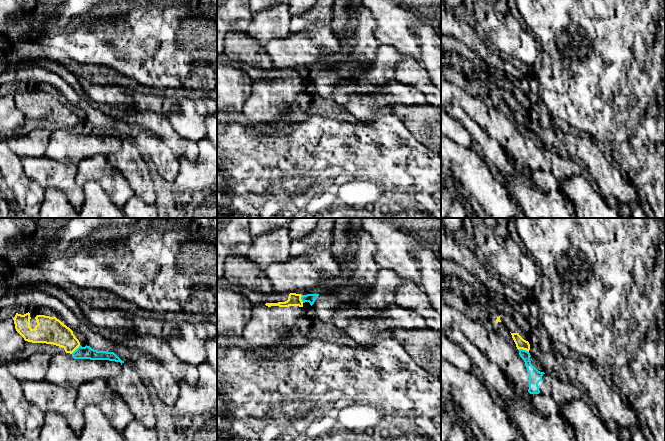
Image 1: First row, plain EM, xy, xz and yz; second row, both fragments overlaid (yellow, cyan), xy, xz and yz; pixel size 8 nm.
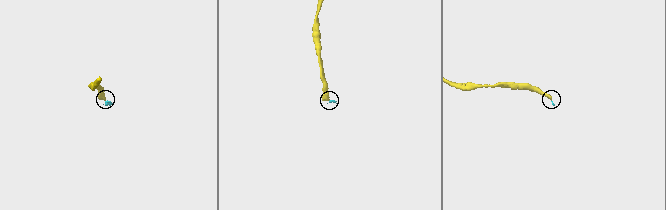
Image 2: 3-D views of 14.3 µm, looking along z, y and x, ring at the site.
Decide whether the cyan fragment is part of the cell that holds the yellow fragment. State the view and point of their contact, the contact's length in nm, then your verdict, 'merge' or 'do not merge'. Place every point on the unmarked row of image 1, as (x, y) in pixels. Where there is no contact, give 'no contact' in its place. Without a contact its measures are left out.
meets yellow in yz at (523, 125); contact 90 nm long; do not merge

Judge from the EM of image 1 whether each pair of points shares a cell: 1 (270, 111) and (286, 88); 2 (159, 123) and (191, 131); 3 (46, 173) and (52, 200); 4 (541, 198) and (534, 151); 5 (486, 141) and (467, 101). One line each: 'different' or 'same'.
1: same
2: different
3: different
4: different
5: different

